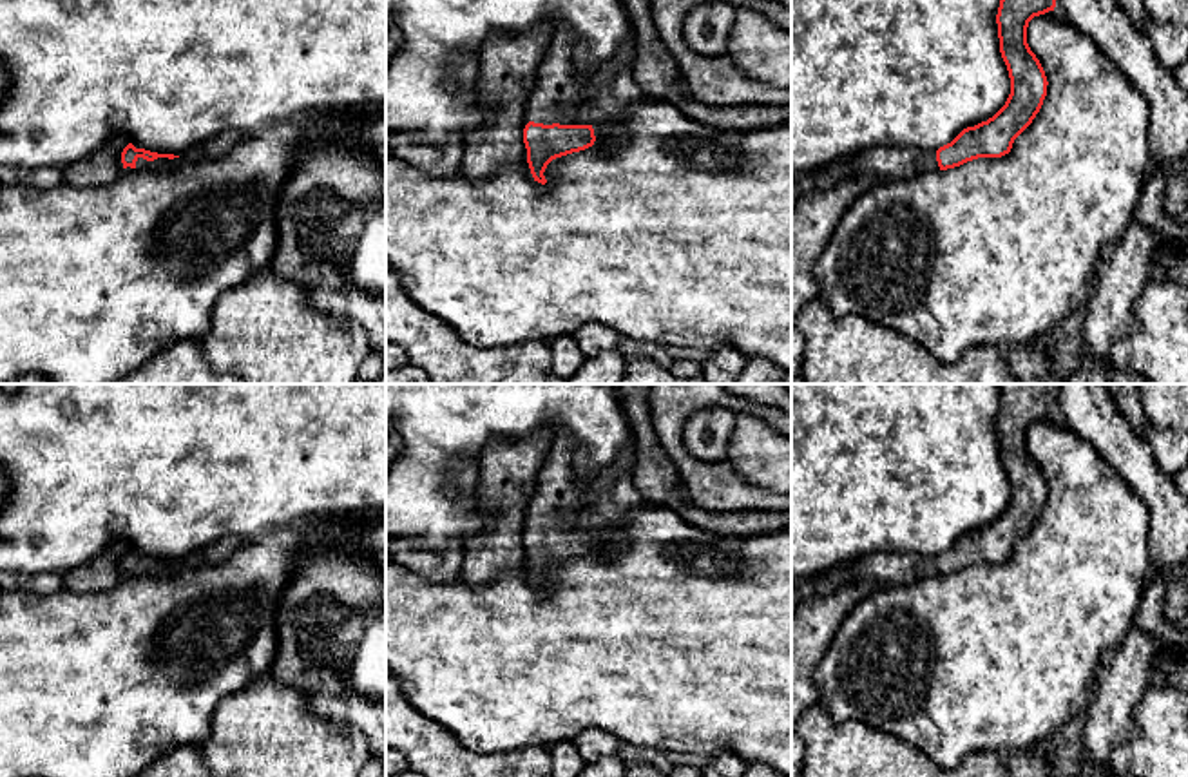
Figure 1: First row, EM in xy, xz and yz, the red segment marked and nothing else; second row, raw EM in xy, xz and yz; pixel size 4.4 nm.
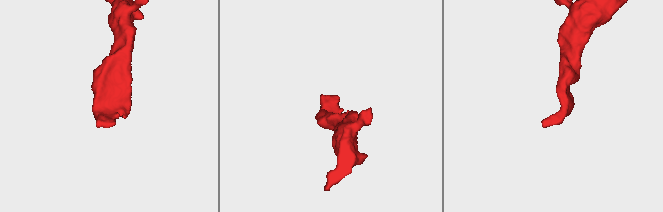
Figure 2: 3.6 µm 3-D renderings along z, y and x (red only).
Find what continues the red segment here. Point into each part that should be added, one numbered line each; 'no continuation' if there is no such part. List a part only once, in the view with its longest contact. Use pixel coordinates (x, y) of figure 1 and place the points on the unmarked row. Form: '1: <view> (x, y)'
1: xz (562, 502)

